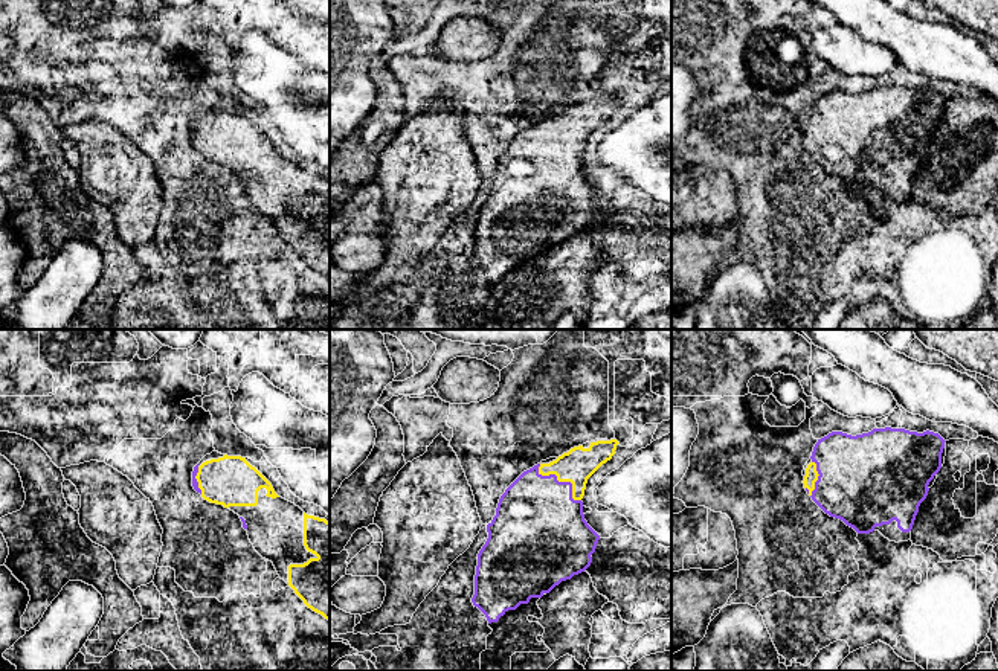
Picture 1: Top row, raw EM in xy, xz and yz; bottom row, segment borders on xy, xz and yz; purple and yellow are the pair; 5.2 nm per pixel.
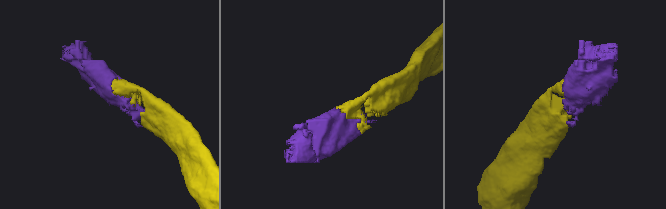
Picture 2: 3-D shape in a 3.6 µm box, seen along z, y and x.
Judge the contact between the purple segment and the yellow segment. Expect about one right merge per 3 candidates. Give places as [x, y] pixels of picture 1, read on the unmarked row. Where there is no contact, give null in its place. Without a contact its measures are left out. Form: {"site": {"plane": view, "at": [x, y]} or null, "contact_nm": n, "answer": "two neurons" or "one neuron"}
{"site": {"plane": "xz", "at": [562, 141]}, "contact_nm": 300, "answer": "one neuron"}

